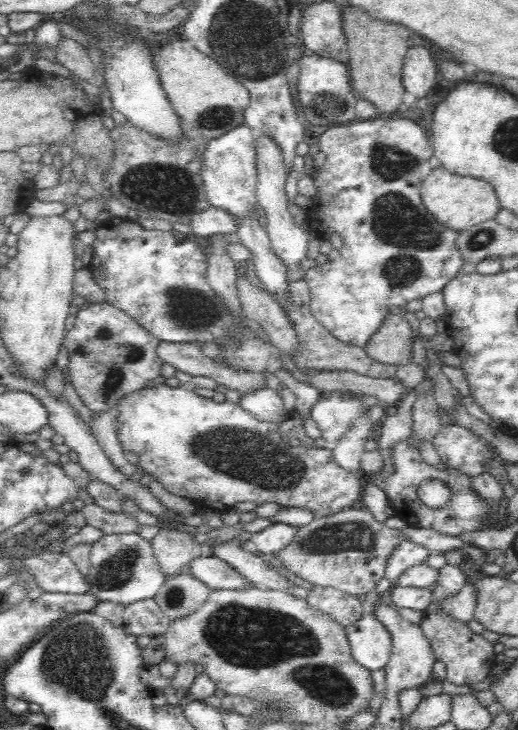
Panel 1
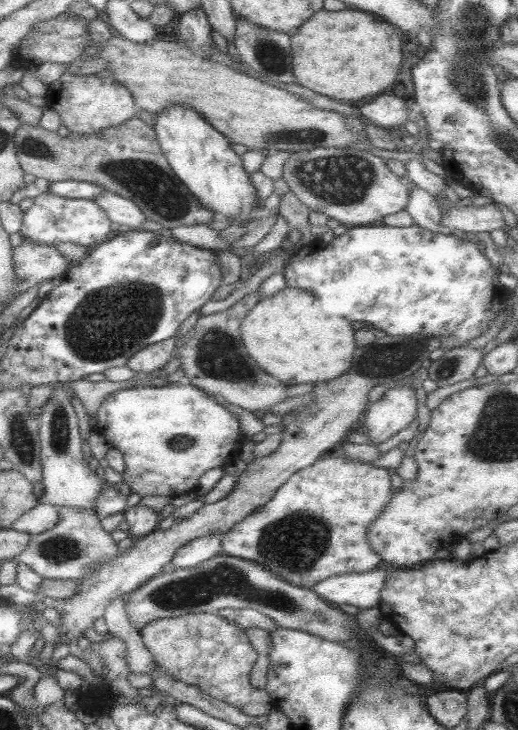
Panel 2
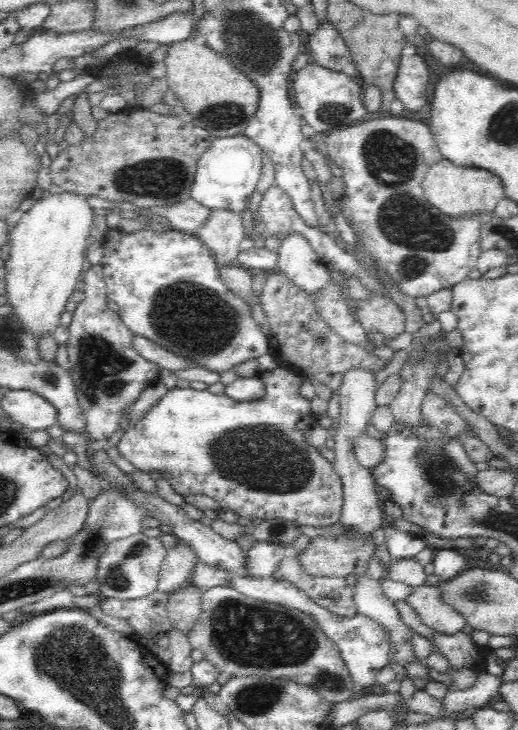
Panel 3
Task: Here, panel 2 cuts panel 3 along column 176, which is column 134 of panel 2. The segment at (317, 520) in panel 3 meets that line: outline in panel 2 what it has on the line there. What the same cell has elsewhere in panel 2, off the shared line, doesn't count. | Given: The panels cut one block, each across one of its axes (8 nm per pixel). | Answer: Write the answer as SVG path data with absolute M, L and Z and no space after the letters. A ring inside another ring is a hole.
M184 381L160 387L135 386L105 395L95 412L93 430L105 438L107 445L121 452L125 463L122 480L130 492L141 497L172 496L193 490L205 470L229 466L240 457L245 436L240 432L237 419L221 403Z

